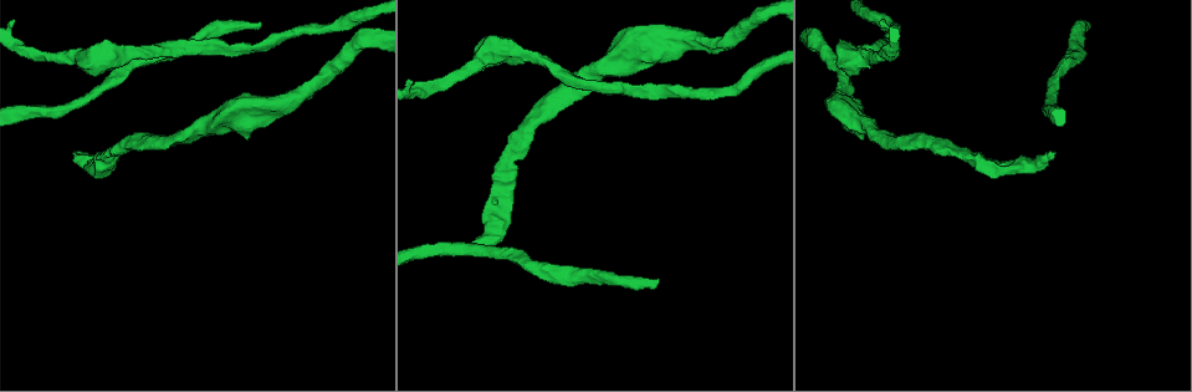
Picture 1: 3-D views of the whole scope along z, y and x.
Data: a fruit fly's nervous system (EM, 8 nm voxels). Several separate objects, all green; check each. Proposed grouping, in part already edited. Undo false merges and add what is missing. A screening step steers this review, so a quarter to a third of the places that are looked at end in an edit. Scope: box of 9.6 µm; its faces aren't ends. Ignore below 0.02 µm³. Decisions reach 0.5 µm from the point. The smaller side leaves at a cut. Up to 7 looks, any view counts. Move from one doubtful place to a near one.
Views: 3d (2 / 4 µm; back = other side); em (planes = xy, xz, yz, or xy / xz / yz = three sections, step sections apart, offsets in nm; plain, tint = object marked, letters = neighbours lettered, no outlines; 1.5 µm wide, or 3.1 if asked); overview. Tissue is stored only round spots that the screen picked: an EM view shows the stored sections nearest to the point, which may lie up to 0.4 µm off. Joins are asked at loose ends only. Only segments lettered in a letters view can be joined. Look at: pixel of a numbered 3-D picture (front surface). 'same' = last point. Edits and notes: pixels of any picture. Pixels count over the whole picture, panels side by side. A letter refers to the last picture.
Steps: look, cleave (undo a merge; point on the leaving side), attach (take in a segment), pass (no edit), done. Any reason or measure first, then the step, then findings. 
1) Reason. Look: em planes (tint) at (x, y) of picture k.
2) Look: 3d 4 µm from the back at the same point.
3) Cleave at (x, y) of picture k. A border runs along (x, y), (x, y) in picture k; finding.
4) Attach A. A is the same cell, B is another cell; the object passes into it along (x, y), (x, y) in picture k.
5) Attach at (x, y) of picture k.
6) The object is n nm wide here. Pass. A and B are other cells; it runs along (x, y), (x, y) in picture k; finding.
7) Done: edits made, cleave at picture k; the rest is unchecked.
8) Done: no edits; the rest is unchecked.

Sudden change in width. Look: em yz step 8 (letters) at (238, 48) of picture 1.

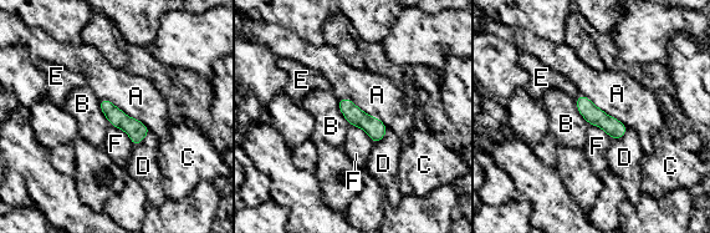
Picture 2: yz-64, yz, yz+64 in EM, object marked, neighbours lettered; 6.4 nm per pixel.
Pass. A, B, C, D, E and F are other cells; a border runs along (100, 99), (138, 118), (151, 132) in picture 2; one neuron here.

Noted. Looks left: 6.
Free end. Look: 3d 4 µm at (260, 24) of picture 1.

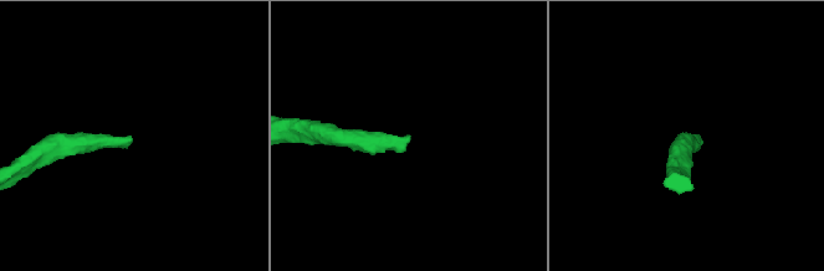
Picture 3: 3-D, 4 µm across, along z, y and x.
Need the tissue. Look: em xy step 8 (letters) at (128, 141) of picture 3.

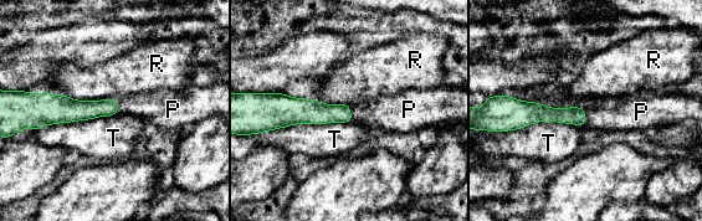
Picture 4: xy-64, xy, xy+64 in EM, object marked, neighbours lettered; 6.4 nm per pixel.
The longest contact is with T, 550 nm. Attach P. P is the same cell, R and T are other cells; the neuron continues.

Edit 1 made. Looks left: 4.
Free end. Look: em xy step 8 (tint) at (78, 153) of picture 1.

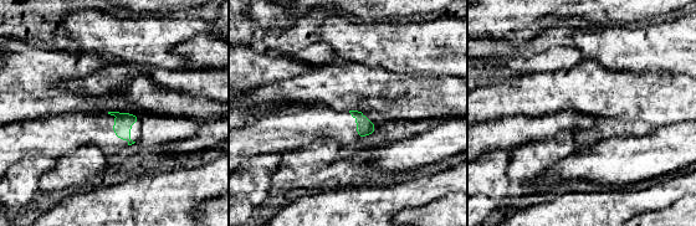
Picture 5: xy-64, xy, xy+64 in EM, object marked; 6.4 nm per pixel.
Another direction. Look: em xz step 4 (letters) at the same point.

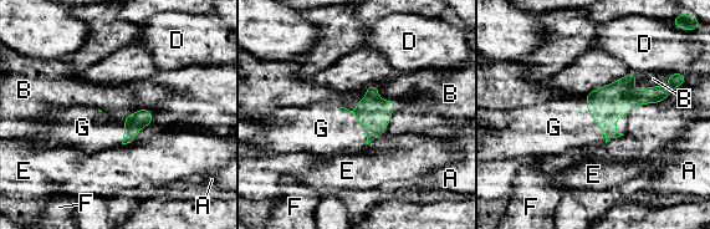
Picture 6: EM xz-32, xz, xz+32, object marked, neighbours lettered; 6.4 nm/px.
Attach G. G is the same cell, A, B, D, E and F are other cells; it goes on there.

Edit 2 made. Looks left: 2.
Done: edits made, attach at picture 4, attach at picture 6; the rest is unchecked.

